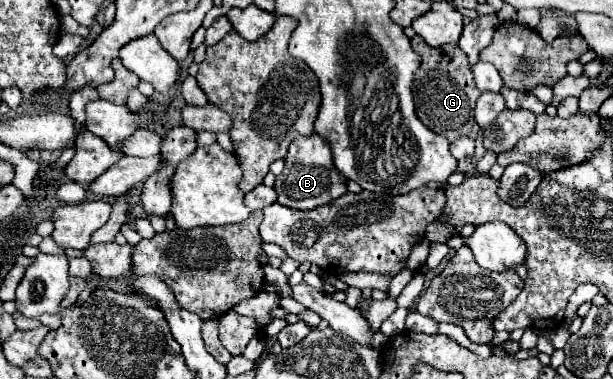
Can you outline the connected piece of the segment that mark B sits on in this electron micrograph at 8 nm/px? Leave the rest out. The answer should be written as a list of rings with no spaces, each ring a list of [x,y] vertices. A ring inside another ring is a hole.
[[[312,134],[308,138],[300,136],[300,138],[292,140],[284,162],[286,162],[286,166],[284,166],[282,174],[276,176],[274,190],[278,194],[278,204],[282,204],[286,208],[314,210],[348,192],[348,188],[346,188],[348,178],[344,178],[336,170],[334,162],[332,162],[332,150],[330,150],[328,142],[318,134]]]

